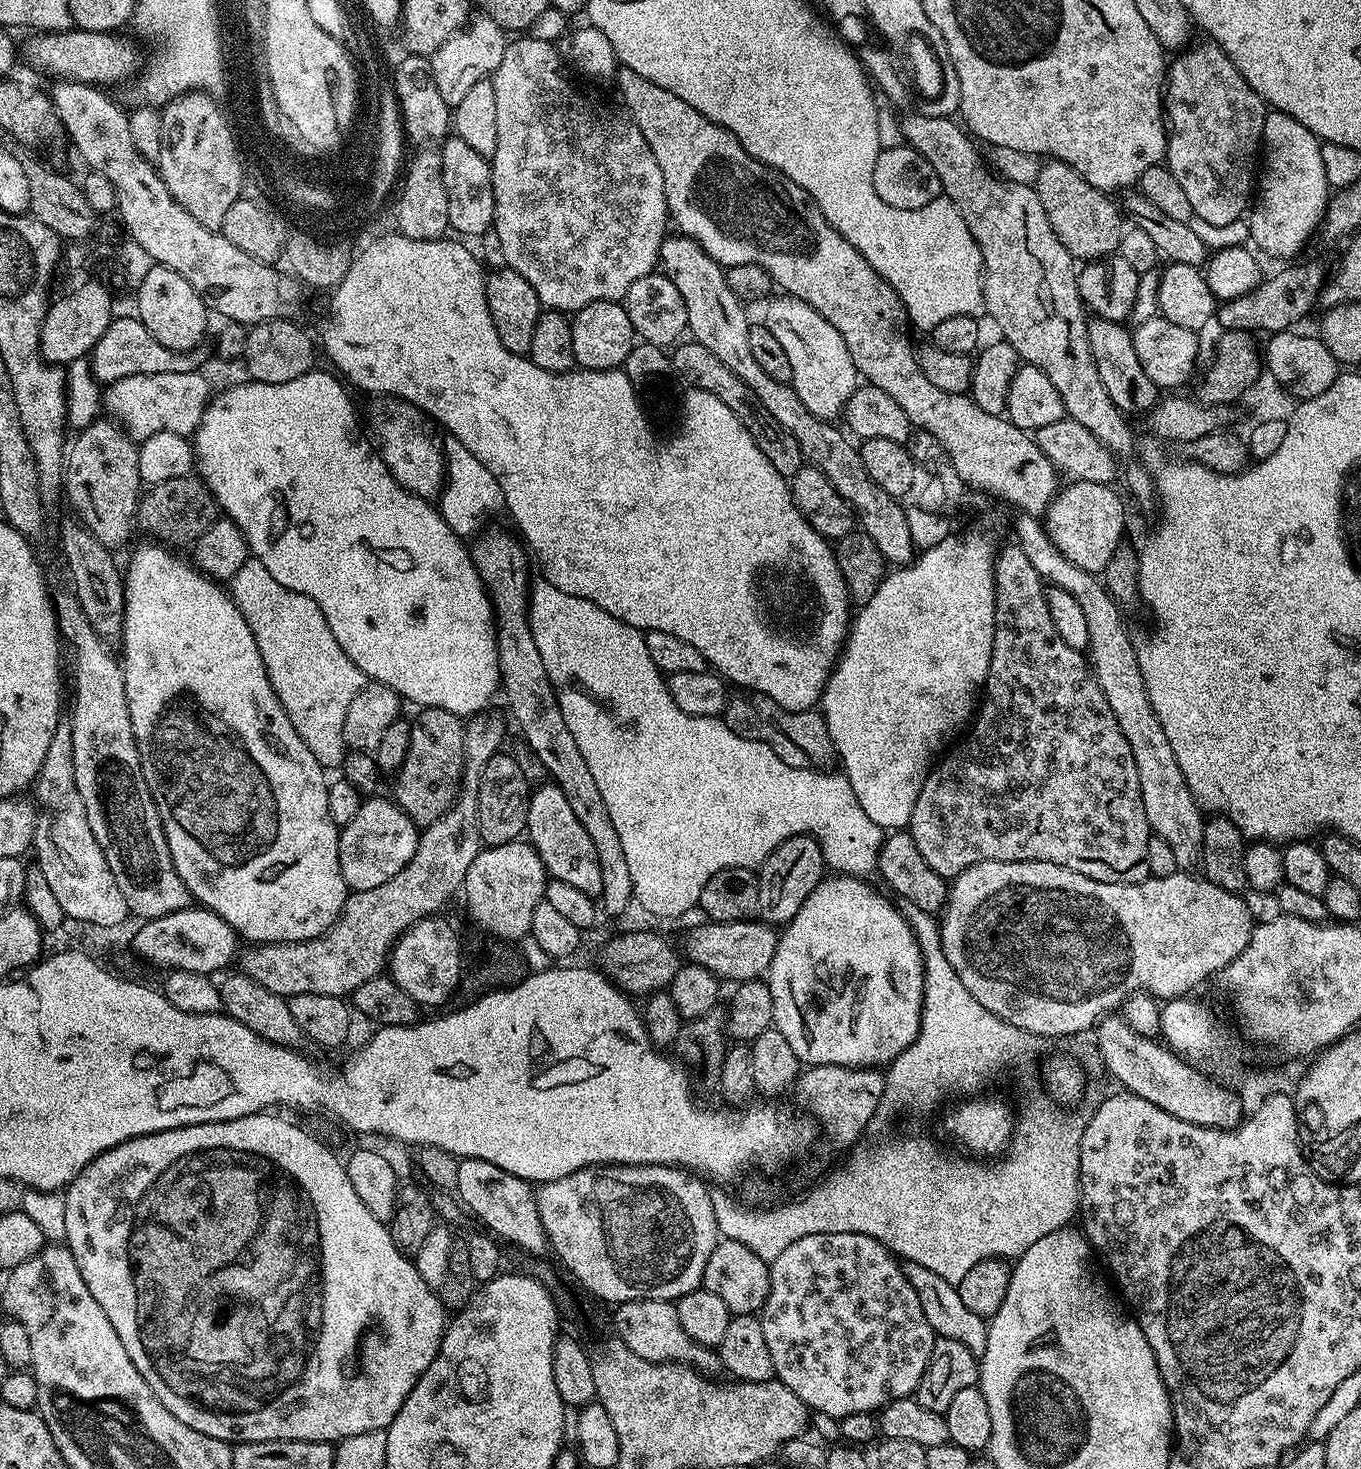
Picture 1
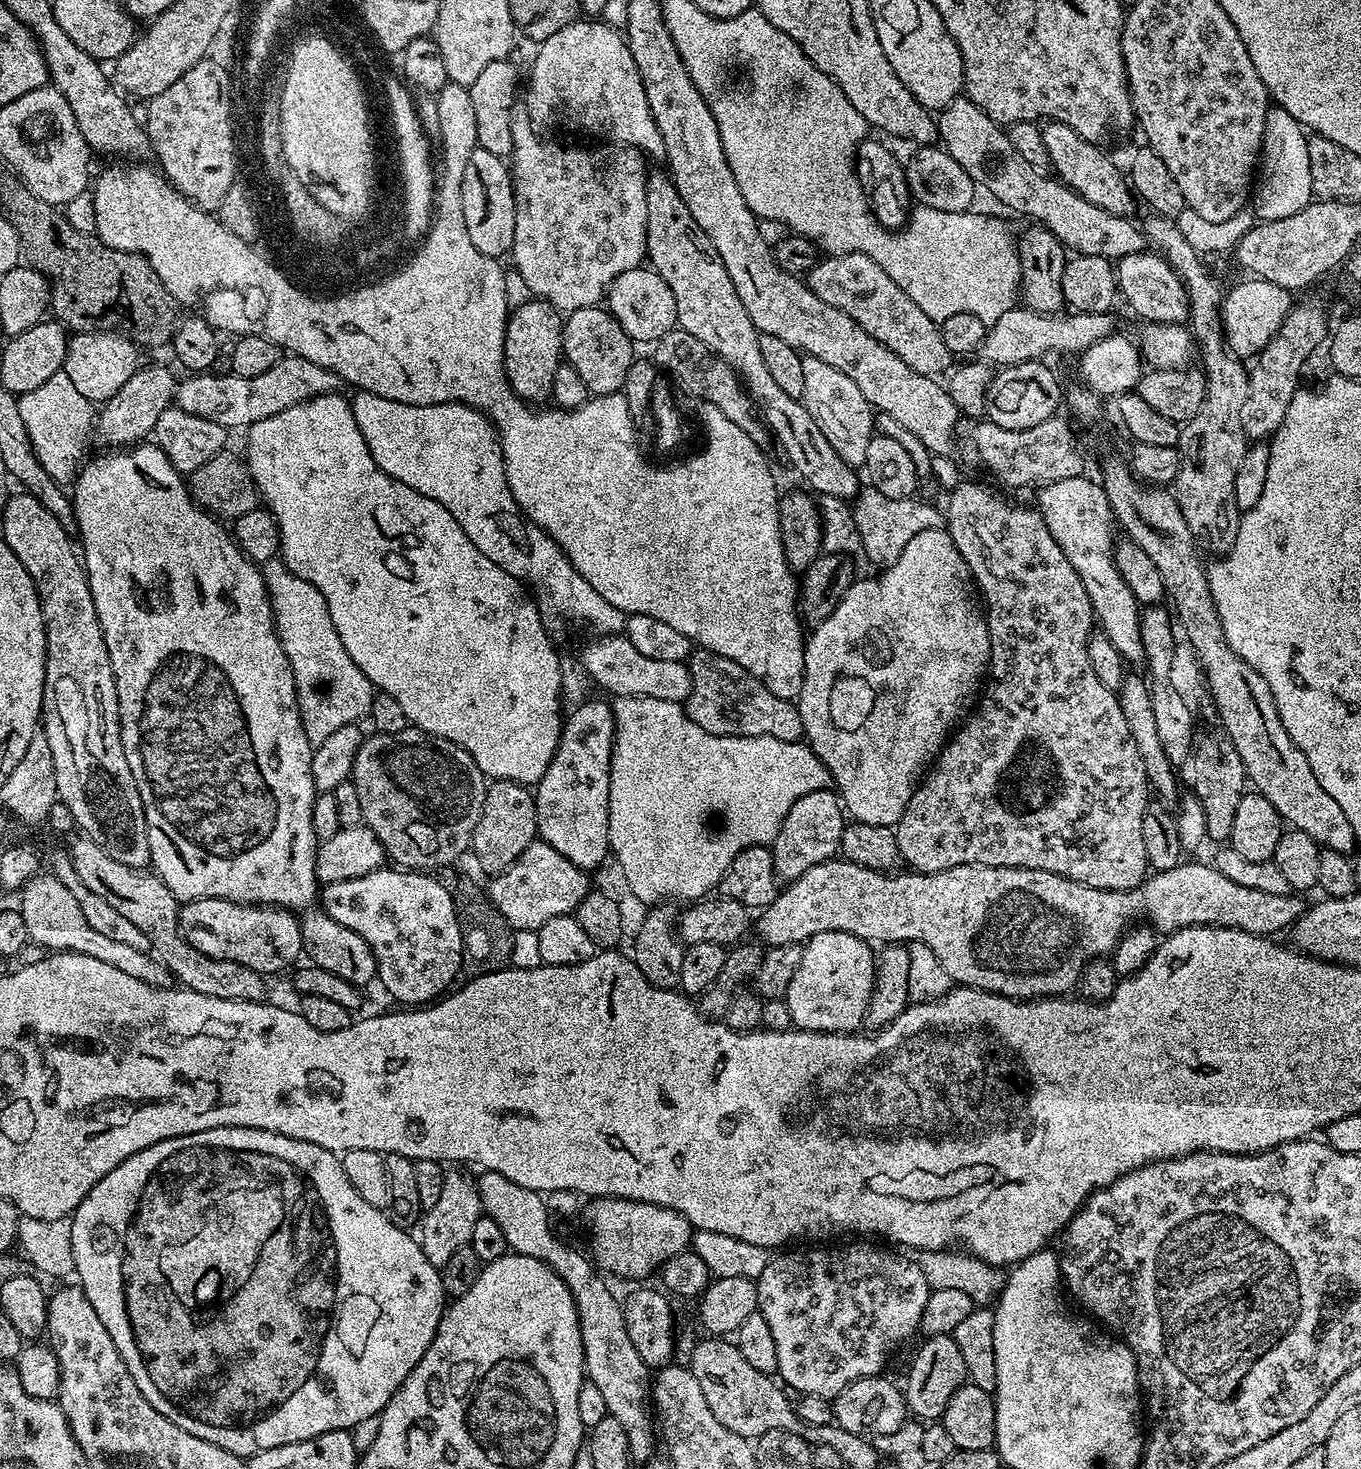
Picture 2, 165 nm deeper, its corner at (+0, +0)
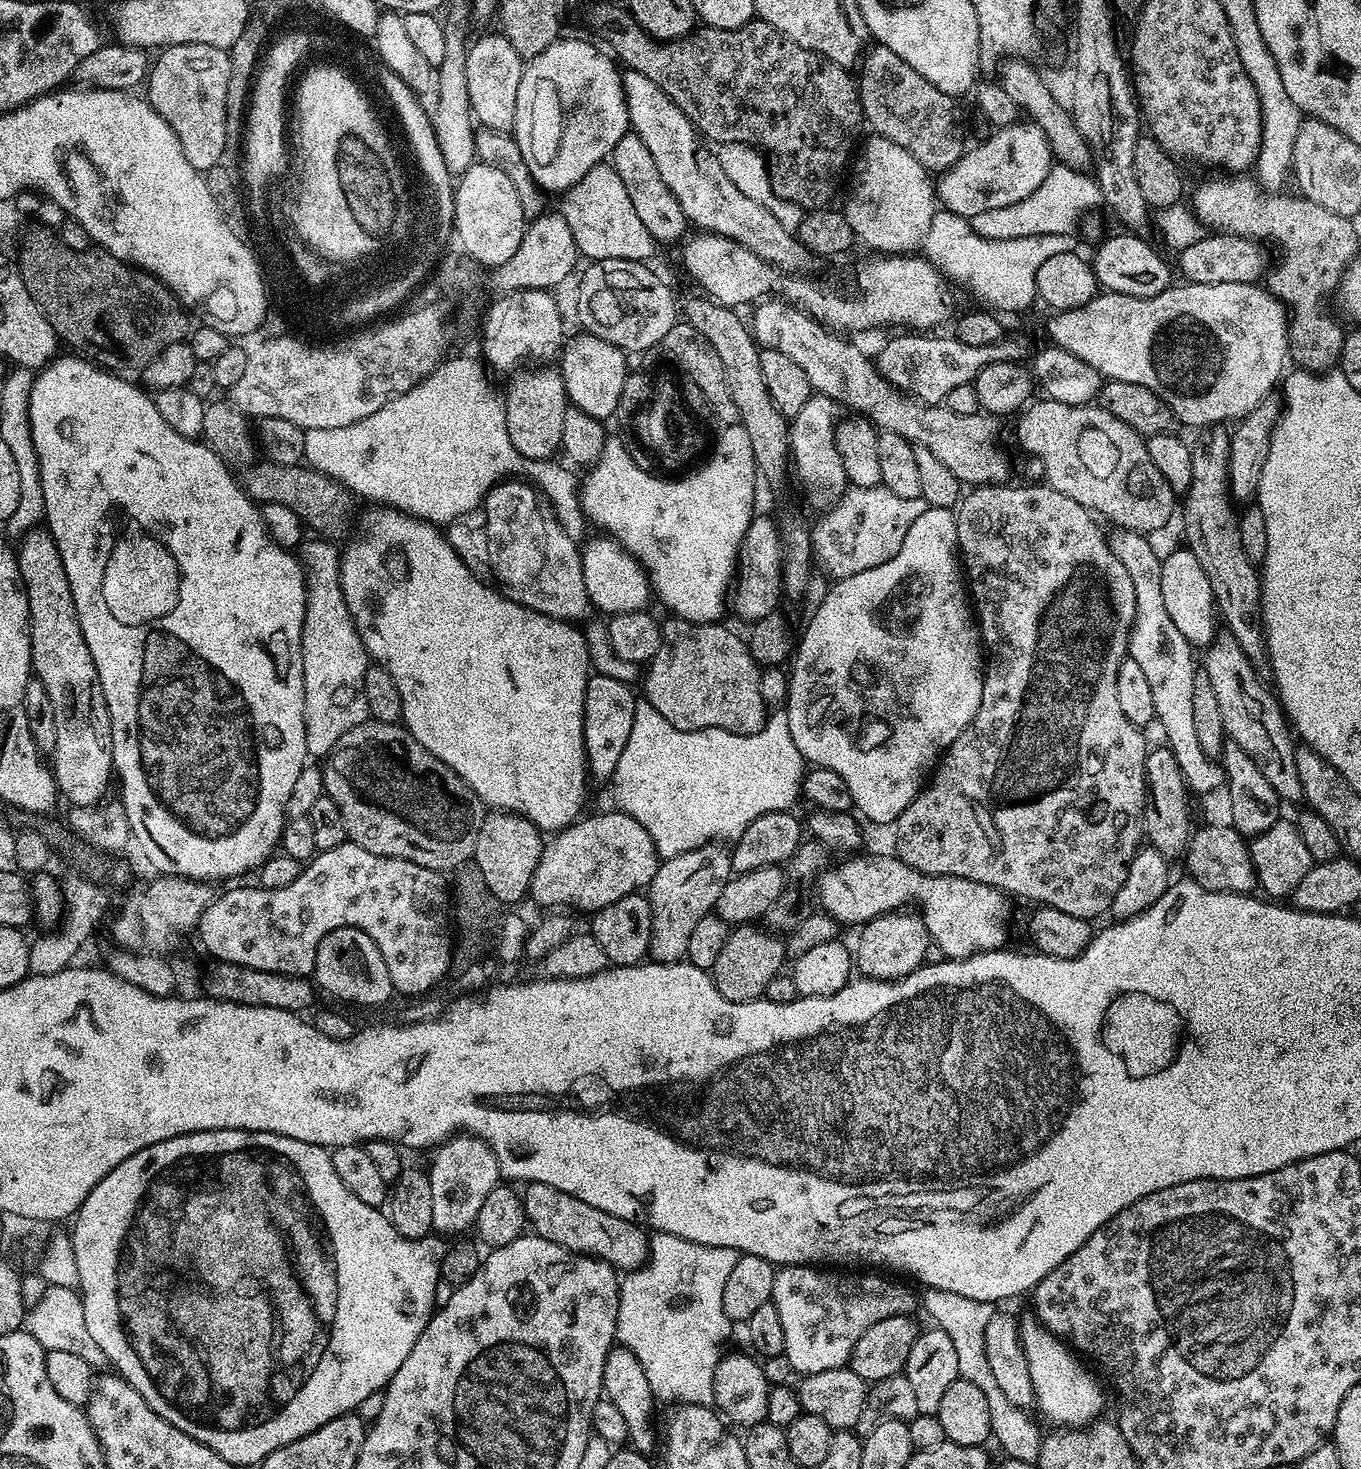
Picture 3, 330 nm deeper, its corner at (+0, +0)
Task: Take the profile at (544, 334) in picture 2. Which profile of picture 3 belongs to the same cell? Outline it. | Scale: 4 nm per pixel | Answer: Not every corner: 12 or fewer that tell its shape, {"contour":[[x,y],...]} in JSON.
{"contour":[[528,366],[502,399],[527,460],[560,452],[570,406],[559,367]]}

